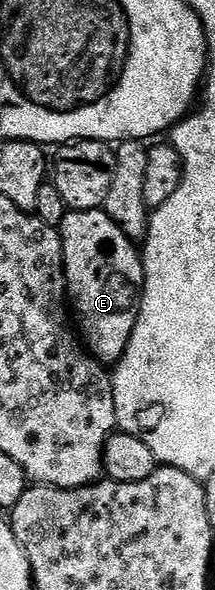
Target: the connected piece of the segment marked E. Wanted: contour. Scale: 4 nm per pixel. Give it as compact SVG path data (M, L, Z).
M101 209L66 212L59 232L65 260L65 287L79 336L94 359L112 367L127 351L141 310L141 291L145 288L142 254Z

